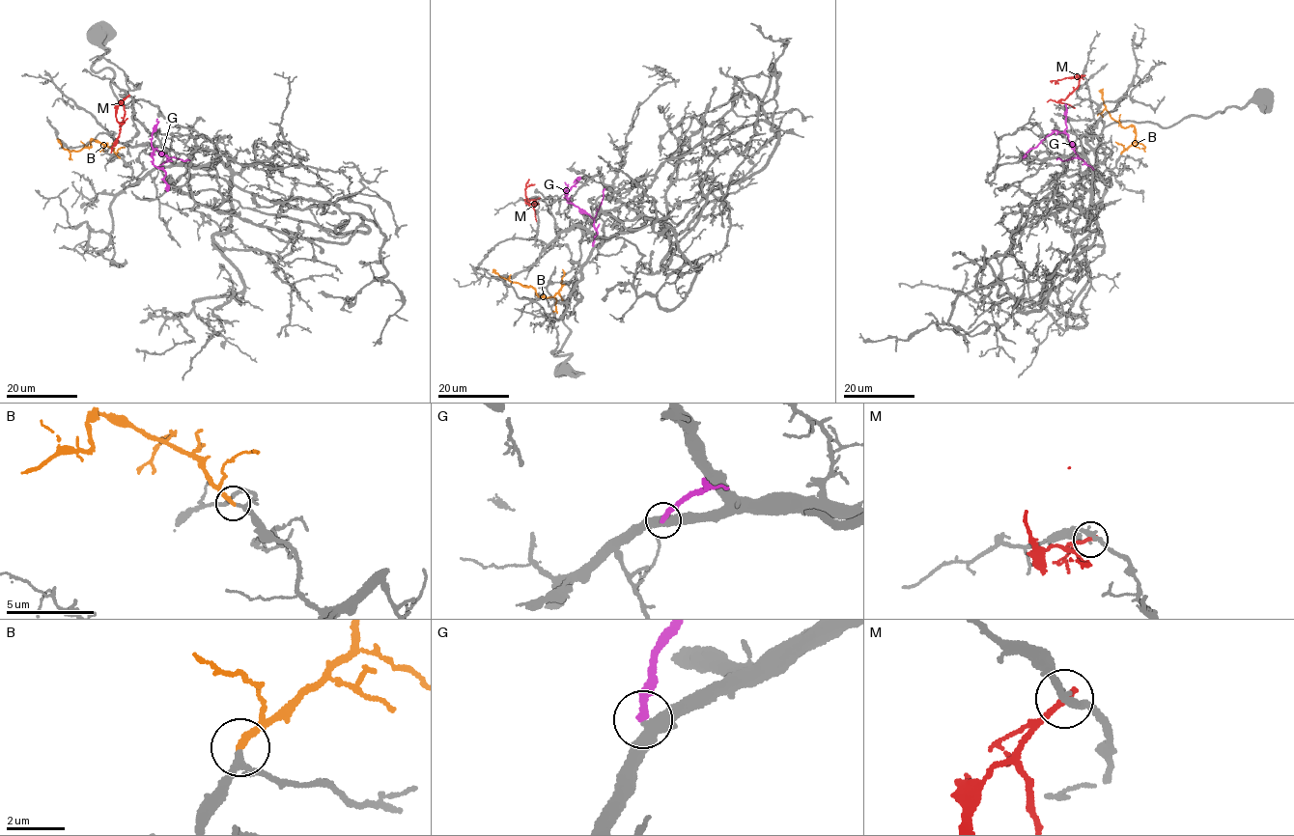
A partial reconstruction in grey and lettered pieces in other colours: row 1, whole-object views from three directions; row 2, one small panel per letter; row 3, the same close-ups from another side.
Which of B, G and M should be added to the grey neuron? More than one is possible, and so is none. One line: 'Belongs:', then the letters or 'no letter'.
Belongs: B

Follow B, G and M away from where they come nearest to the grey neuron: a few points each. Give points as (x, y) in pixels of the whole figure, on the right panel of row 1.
B: (1121, 153), (1134, 142), (1134, 127), (1122, 126), (1111, 116), (1103, 101), (1103, 88)
G: (1093, 169), (1079, 155), (1067, 136), (1056, 130), (1022, 157)
M: (1083, 75), (1080, 76), (1078, 88), (1060, 100), (1074, 108)

